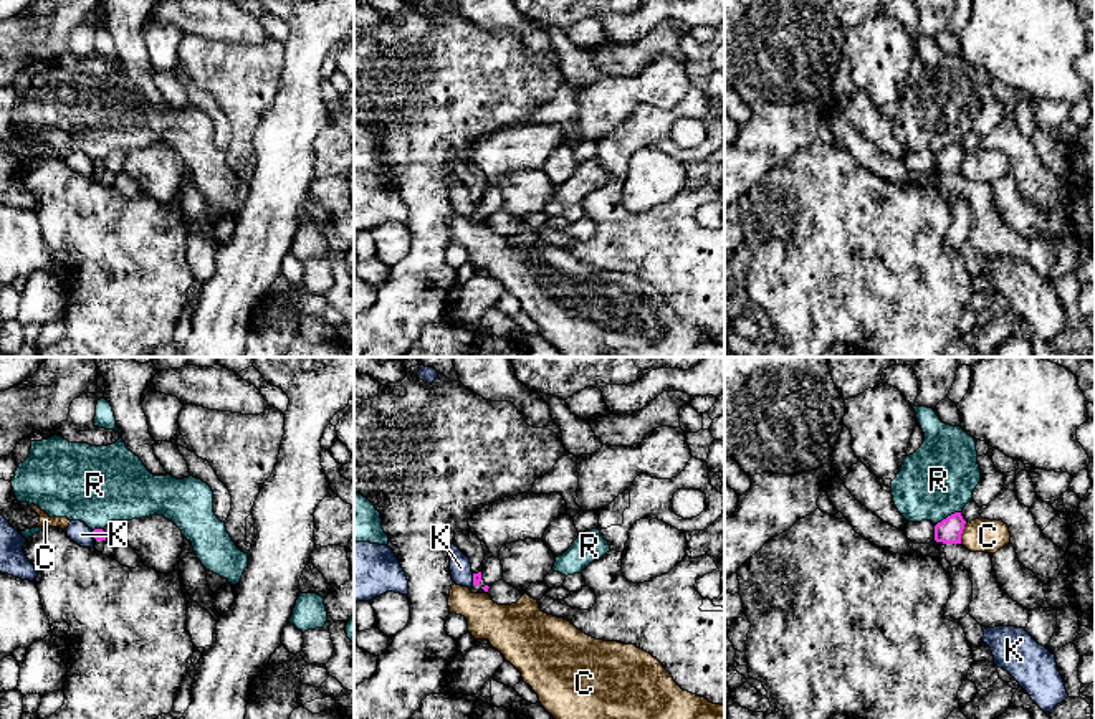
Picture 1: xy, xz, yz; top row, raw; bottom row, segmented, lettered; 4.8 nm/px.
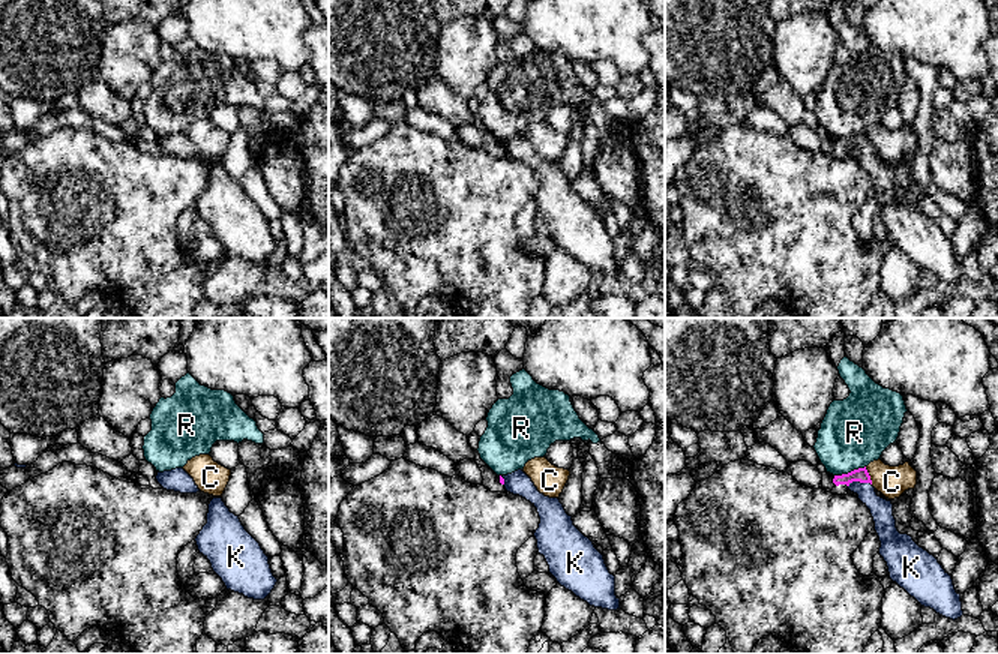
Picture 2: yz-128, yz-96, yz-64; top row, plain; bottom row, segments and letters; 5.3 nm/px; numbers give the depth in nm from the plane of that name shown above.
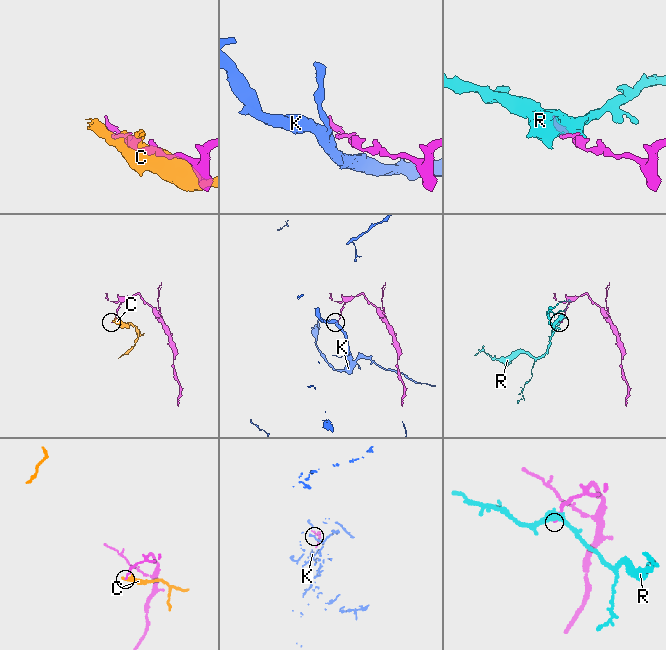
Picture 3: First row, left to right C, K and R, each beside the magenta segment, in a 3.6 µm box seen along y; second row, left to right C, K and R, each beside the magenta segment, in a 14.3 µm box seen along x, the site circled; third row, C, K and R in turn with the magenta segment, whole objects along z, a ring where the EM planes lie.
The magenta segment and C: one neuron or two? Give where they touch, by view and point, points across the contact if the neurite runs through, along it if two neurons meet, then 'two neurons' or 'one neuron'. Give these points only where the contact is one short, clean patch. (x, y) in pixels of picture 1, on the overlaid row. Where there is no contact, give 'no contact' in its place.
meets magenta in yz at (961, 533); border along yz (966, 523), (960, 542); two neurons

